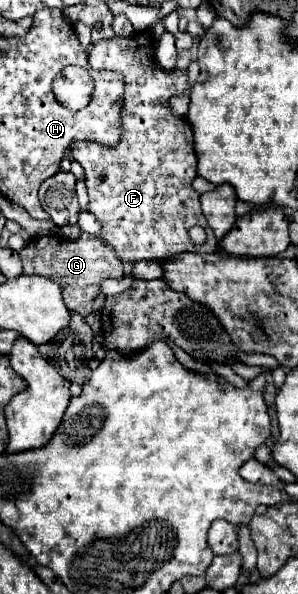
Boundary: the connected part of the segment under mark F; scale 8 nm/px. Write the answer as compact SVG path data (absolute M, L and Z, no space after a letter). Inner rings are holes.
M135 32L129 38L107 38L93 44L89 50L89 64L93 70L115 70L125 76L127 82L127 100L121 112L123 120L123 140L117 148L105 148L101 144L89 142L75 142L71 144L71 158L81 164L85 170L85 182L89 190L89 204L87 210L97 216L101 222L101 238L113 246L117 256L123 262L139 262L139 260L165 260L175 254L183 252L197 252L197 254L211 254L217 250L219 240L215 240L199 202L199 192L193 190L191 182L197 176L197 156L193 150L193 130L191 124L177 116L168 101L173 96L186 92L189 84L187 70L173 68L165 72L155 62L155 40L149 32ZM193 226L205 228L207 240L205 244L189 242L189 230Z

